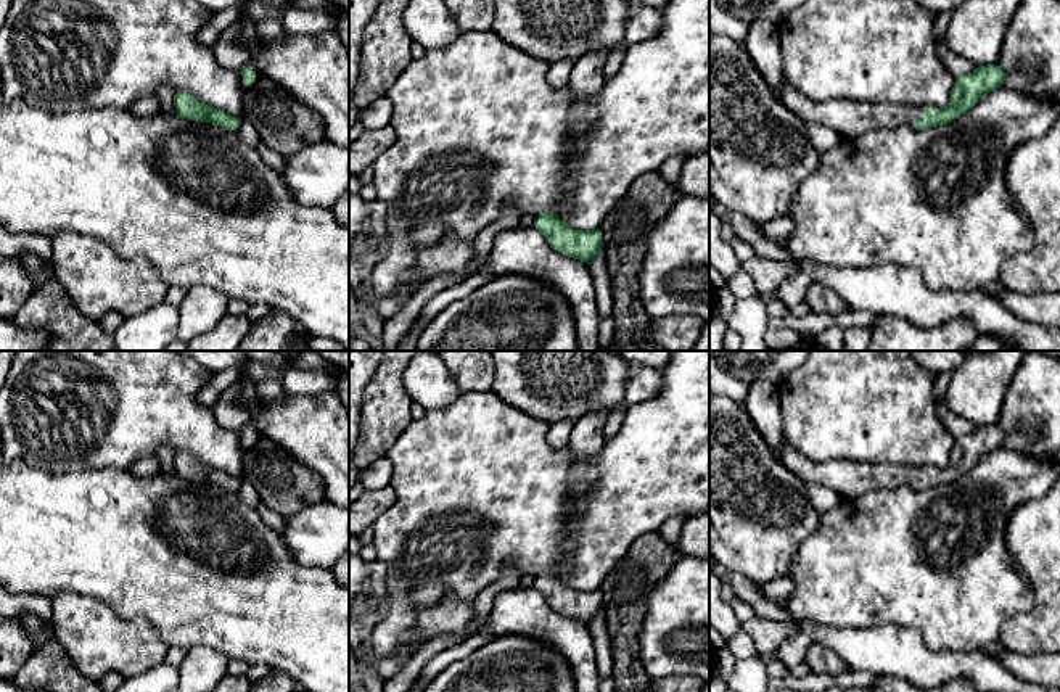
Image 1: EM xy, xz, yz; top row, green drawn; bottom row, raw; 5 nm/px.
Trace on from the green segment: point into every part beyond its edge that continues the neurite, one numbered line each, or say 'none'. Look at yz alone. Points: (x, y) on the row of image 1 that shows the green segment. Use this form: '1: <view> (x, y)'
1: yz (848, 118)

